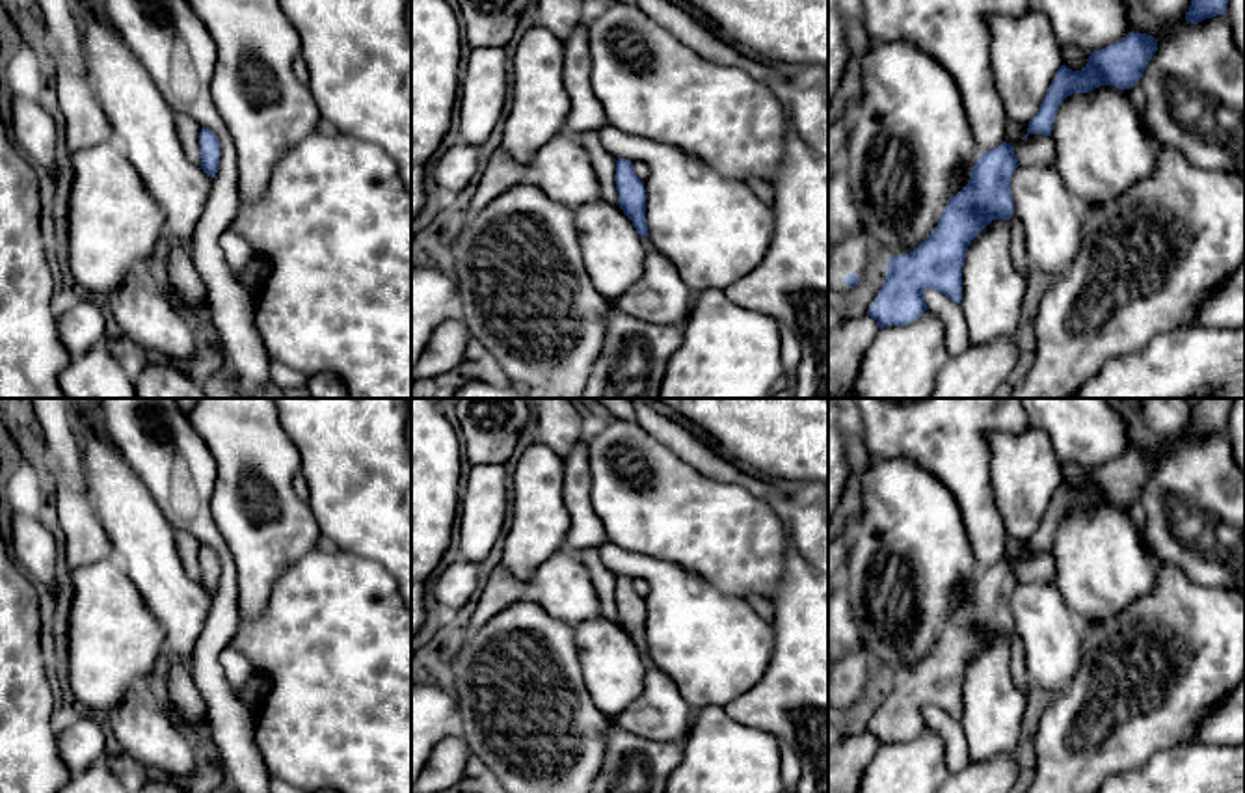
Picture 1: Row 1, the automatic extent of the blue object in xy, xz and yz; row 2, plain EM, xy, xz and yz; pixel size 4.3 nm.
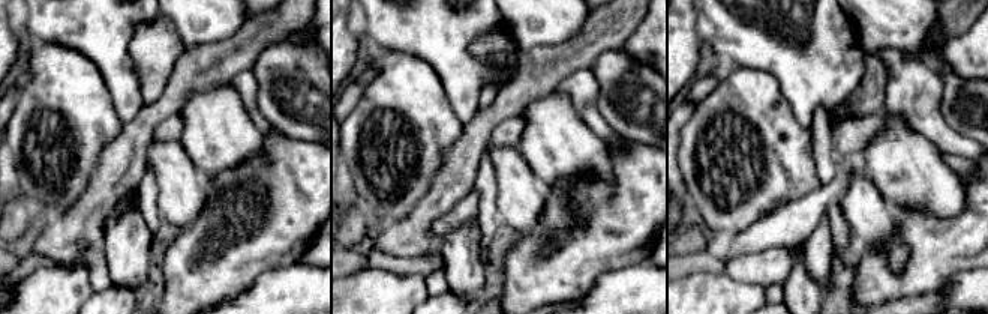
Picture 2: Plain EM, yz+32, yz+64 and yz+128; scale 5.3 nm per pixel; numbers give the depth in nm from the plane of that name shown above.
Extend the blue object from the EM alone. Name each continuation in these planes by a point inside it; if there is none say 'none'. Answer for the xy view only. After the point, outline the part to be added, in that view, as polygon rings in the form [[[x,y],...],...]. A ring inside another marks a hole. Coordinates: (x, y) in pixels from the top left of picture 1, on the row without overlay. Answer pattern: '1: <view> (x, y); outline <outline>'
none

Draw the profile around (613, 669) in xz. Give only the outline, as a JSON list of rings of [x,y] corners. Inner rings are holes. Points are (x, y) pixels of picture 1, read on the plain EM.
[[[597,616],[573,629],[588,692],[614,720],[642,692],[648,666],[620,624]]]

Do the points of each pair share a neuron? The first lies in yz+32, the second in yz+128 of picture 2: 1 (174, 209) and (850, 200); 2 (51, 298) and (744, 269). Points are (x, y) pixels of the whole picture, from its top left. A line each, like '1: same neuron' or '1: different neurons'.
1: same neuron
2: different neurons

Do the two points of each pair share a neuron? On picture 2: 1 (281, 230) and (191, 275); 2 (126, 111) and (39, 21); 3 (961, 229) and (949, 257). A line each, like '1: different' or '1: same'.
1: same
2: same
3: same

